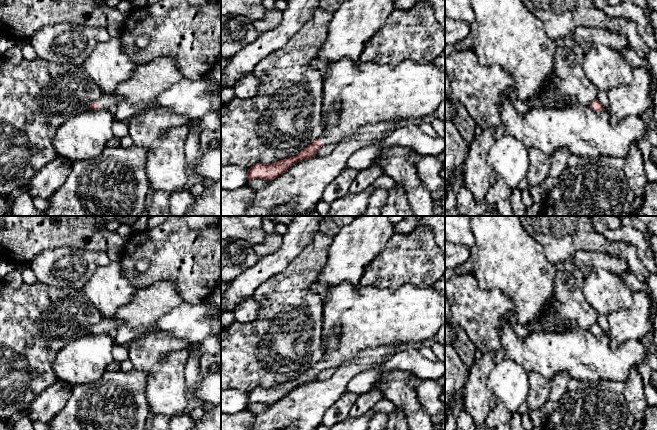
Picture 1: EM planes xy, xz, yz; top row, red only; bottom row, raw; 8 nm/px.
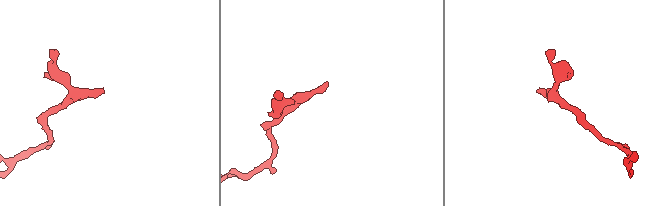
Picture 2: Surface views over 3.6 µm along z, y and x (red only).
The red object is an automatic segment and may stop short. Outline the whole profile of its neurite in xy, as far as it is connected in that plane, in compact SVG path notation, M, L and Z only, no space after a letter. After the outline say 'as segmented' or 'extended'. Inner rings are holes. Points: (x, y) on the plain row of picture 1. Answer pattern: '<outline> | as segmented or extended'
M105 317L100 323L90 329L90 334L117 330L118 327L121 325L122 323L118 319L112 317Z | extended

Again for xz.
M341 283L329 287L323 299L322 340L326 339L335 328L340 330L338 347L329 349L322 362L317 363L298 379L279 384L274 388L256 388L248 395L248 405L263 403L272 405L284 398L299 385L316 380L323 369L341 366L352 360L360 351L385 345L418 347L435 340L439 329L445 325L445 295L436 291L433 285L418 287L404 285L396 290L379 287L353 287Z | extended

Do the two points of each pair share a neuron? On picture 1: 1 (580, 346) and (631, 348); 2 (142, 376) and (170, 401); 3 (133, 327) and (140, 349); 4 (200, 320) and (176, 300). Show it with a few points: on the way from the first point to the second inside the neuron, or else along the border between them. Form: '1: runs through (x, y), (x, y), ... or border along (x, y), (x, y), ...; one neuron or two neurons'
1: runs through (593, 358), (621, 359); one neuron
2: border along (148, 374), (146, 382), (147, 402); two neurons
3: border along (156, 328), (147, 331), (127, 344); two neurons
4: border along (184, 302), (175, 306), (161, 317); two neurons

